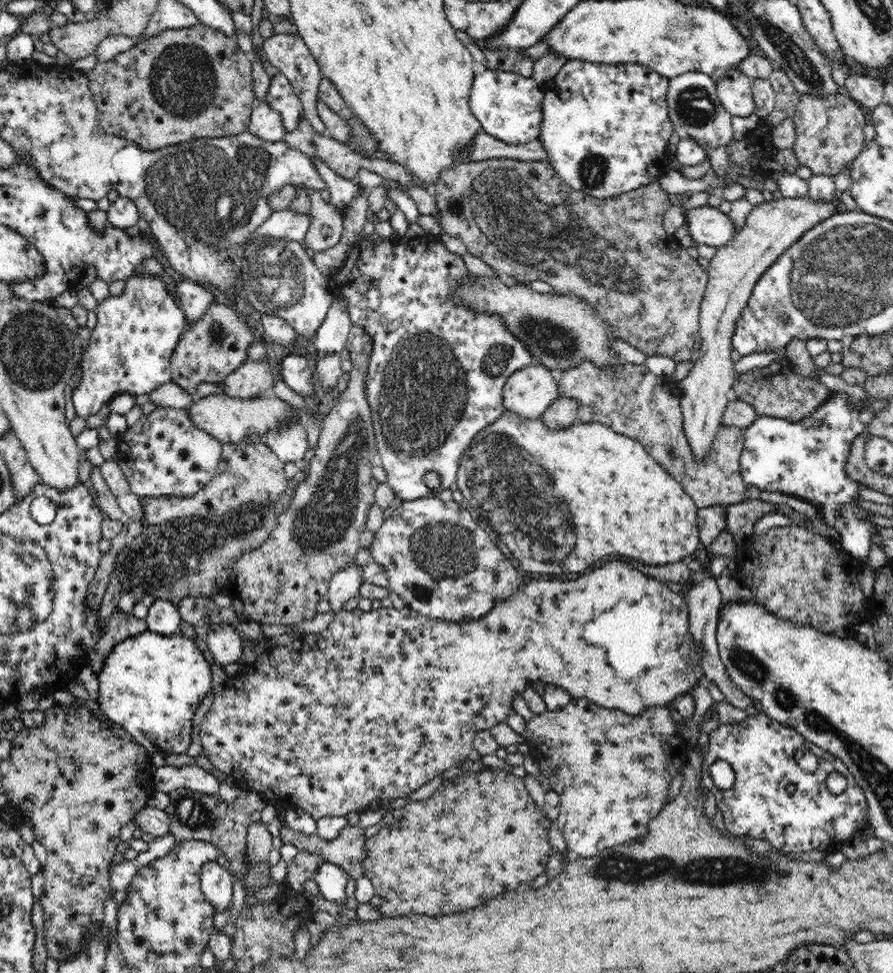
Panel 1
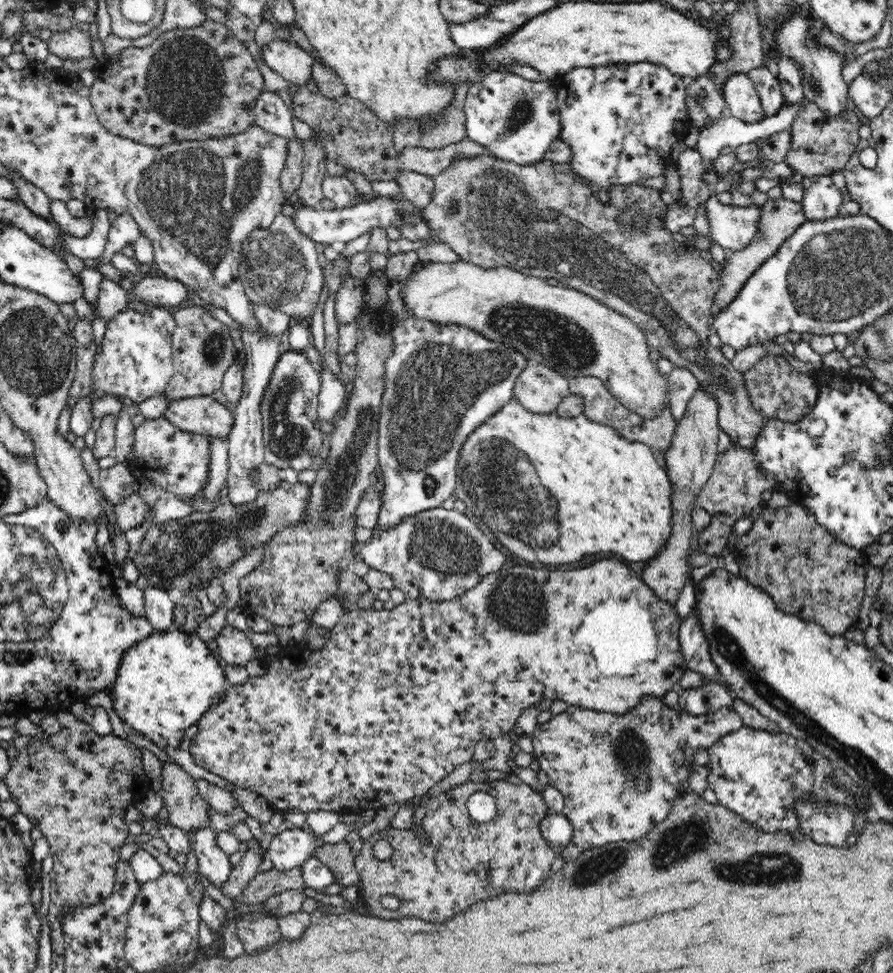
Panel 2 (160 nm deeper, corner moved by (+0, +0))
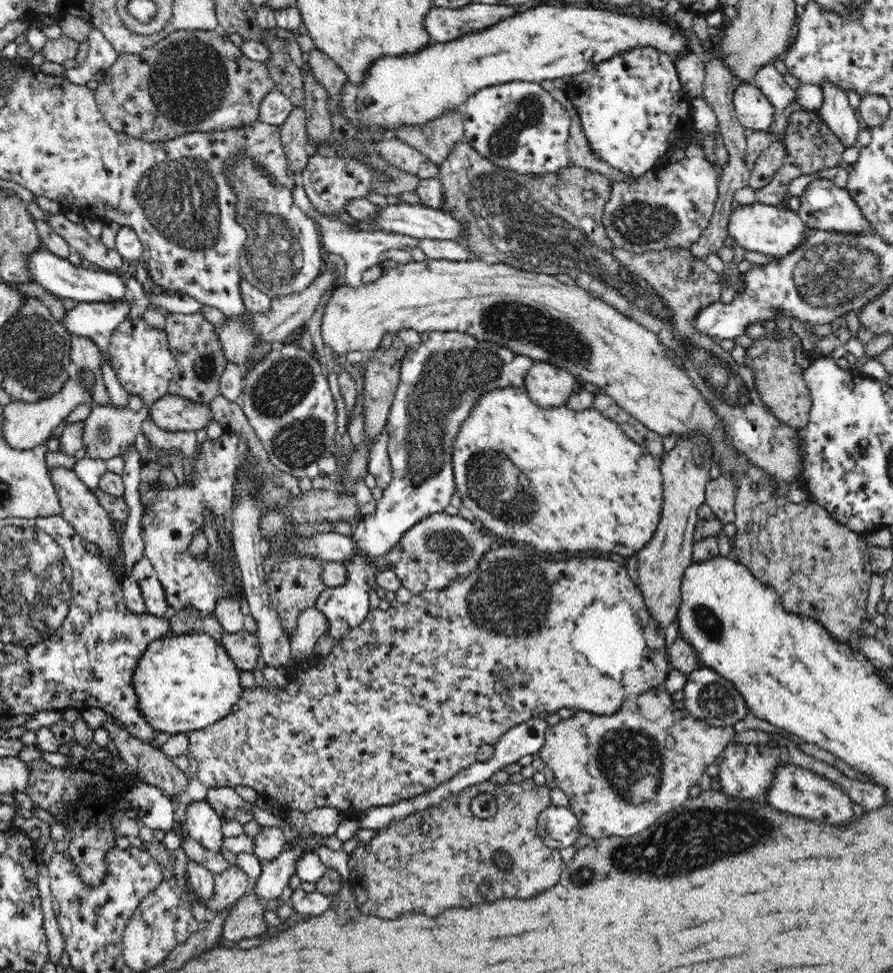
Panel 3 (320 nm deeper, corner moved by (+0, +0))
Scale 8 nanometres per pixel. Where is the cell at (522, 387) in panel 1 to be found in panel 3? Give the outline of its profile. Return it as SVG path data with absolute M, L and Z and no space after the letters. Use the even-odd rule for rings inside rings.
M544 361L534 362L526 372L523 382L528 398L540 407L566 405L579 385L579 380L566 369Z

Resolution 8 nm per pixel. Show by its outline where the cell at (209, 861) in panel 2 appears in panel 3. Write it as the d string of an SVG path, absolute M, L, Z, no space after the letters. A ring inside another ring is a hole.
M206 798L193 801L184 810L183 827L189 837L199 842L204 848L223 854L223 851L220 851L225 838L222 833L223 820L212 809L212 805L206 801Z

